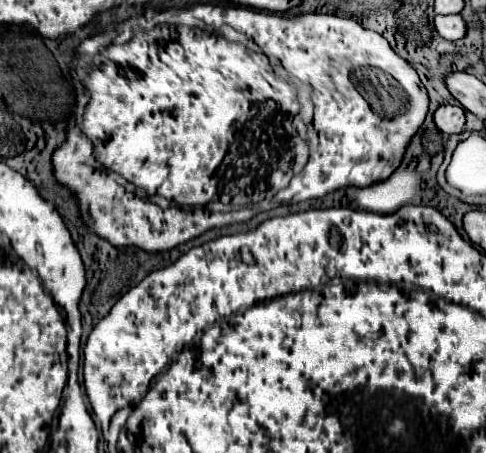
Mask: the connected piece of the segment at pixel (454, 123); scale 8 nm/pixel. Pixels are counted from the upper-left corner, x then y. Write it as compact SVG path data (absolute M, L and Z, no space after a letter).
M439 105L433 121L443 133L461 133L465 125L465 111L459 105Z

